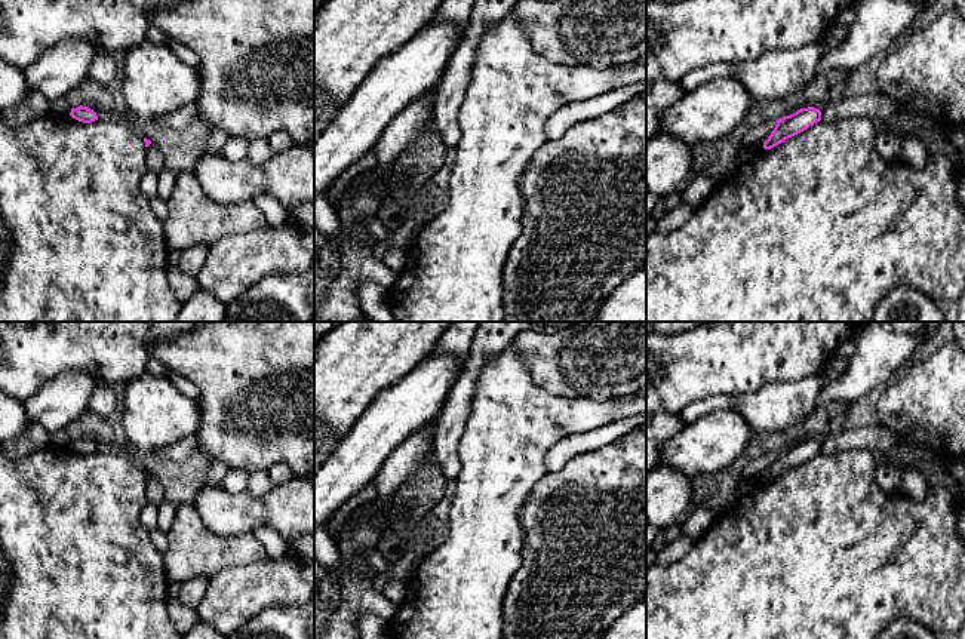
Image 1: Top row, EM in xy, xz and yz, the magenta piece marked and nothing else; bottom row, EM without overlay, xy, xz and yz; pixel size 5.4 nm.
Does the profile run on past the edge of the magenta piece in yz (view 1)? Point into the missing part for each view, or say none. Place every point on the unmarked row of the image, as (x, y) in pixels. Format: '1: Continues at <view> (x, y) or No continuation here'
1: No continuation here

